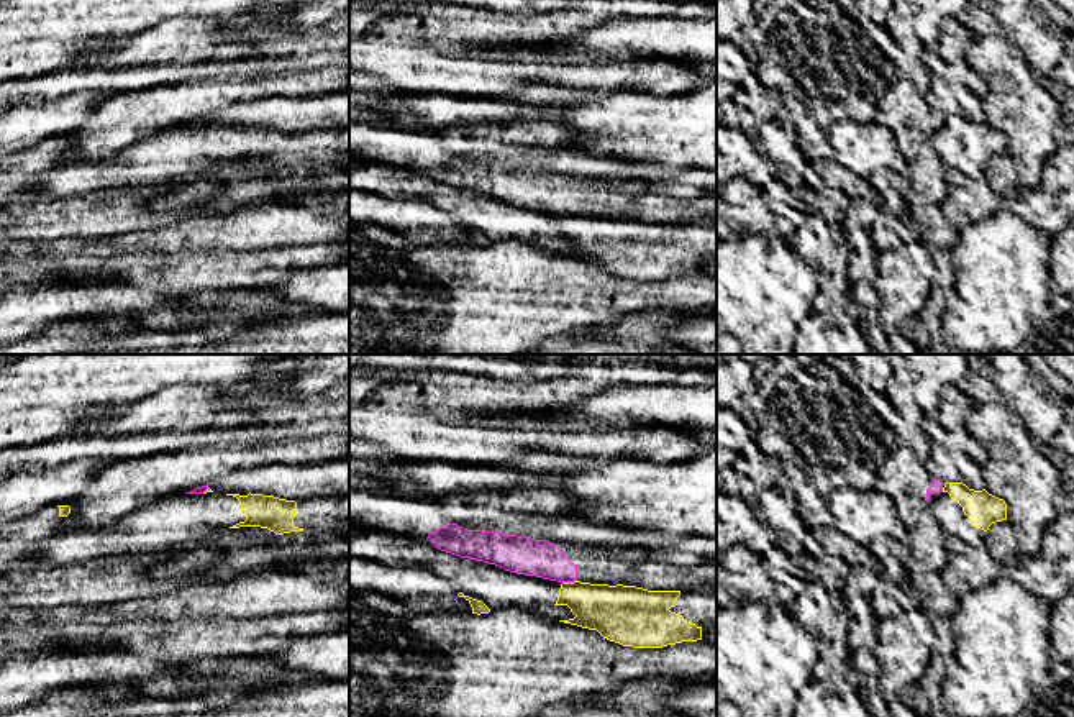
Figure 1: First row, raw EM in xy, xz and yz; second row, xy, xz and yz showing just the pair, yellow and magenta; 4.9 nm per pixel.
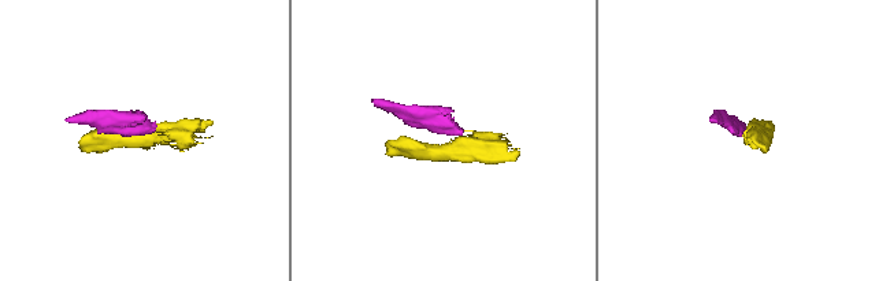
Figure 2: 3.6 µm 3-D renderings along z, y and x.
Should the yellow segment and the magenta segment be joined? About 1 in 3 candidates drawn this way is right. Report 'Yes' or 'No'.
No

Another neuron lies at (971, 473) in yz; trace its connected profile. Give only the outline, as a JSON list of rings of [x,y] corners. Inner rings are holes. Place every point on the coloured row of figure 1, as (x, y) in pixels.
[[[923,415],[917,420],[917,425],[933,441],[930,456],[923,461],[925,471],[943,484],[963,482],[974,491],[985,489],[982,468],[958,446],[953,435],[938,420]]]

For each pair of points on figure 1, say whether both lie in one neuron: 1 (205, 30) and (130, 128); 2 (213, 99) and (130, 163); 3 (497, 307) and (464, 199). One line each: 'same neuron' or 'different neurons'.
1: different neurons
2: different neurons
3: different neurons

